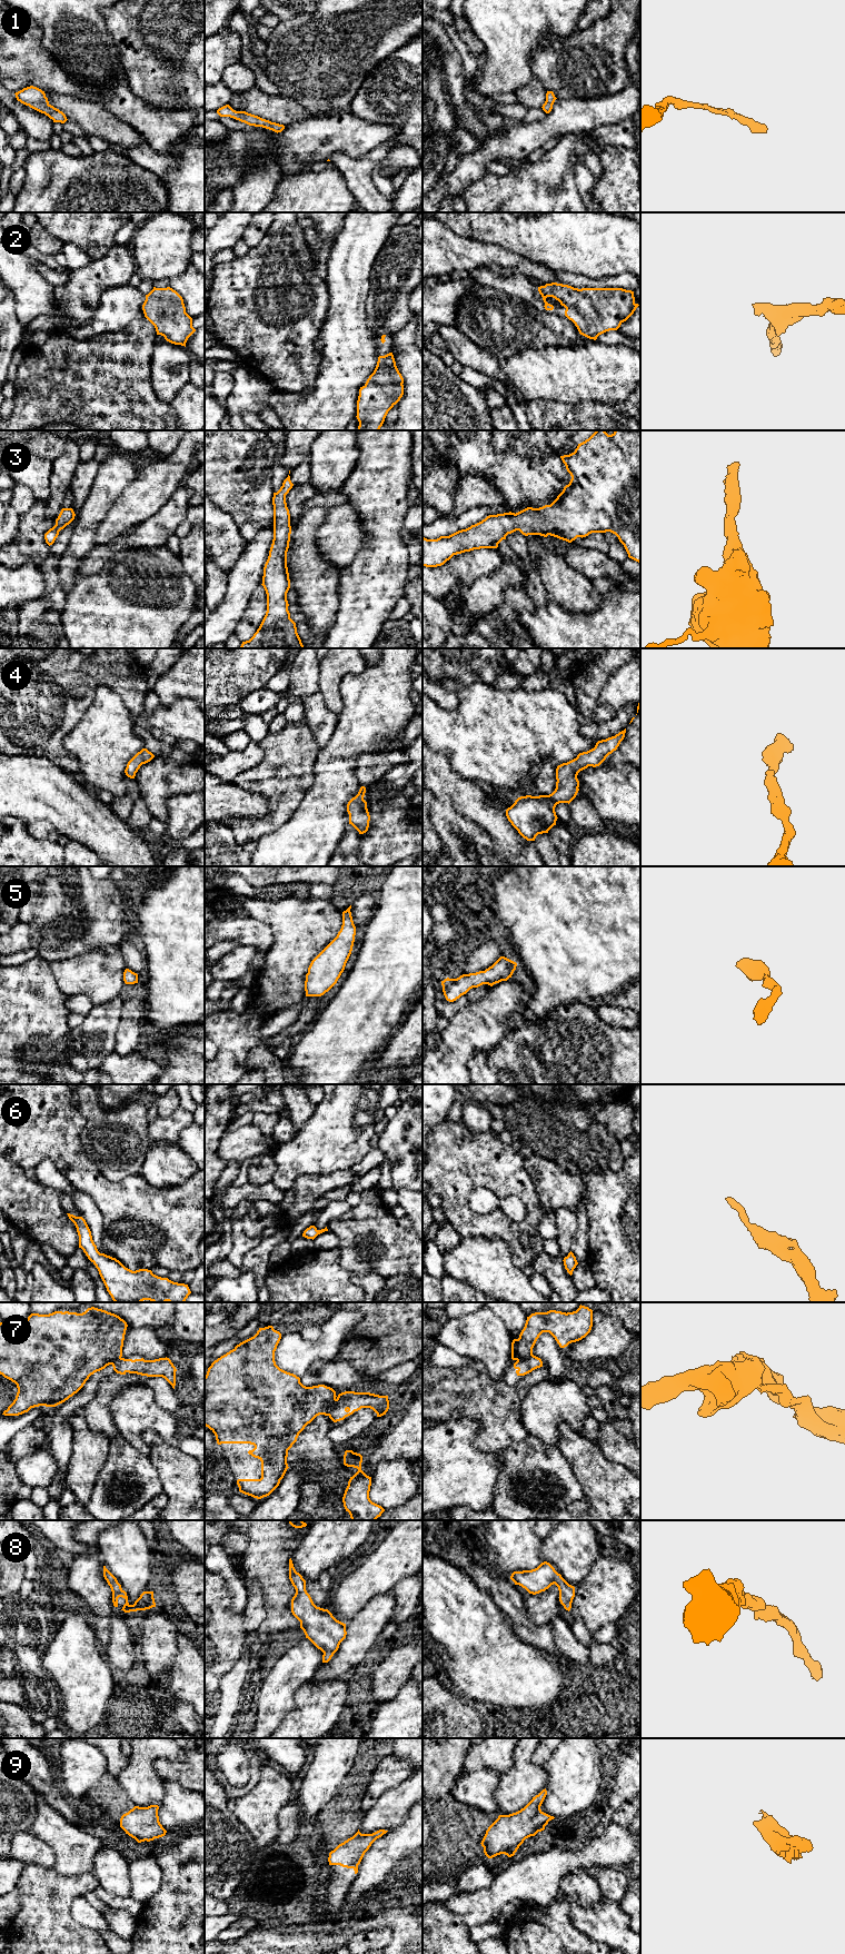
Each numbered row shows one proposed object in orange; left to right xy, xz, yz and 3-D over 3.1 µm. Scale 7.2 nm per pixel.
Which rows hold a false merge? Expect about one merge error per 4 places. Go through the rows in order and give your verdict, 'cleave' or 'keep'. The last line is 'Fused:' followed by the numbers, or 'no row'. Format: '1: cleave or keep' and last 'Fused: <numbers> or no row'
1: keep
2: keep
3: keep
4: keep
5: keep
6: keep
7: cleave
8: keep
9: keep
Fused: 7

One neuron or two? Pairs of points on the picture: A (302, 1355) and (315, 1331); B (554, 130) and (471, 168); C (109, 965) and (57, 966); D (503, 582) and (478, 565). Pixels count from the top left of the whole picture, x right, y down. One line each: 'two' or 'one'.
A: two
B: one
C: one
D: two

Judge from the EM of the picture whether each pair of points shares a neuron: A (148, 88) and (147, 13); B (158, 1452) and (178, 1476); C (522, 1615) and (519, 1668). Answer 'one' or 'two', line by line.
A: one
B: one
C: two

